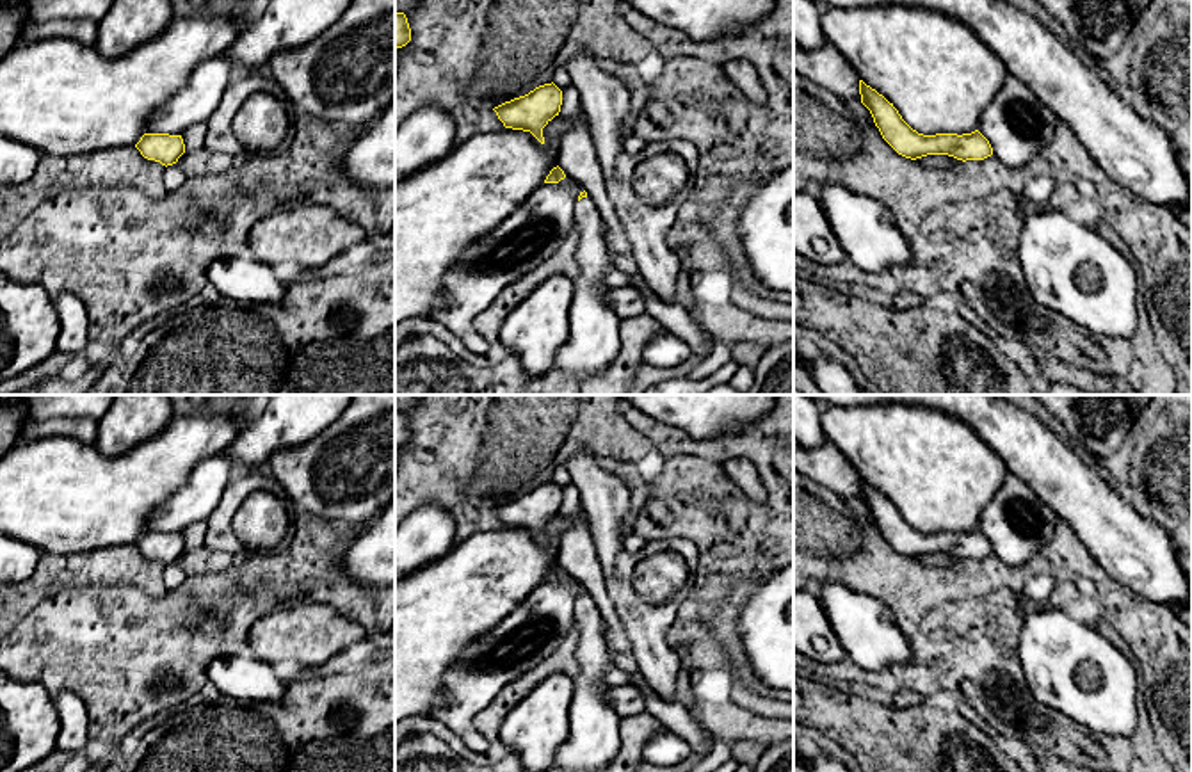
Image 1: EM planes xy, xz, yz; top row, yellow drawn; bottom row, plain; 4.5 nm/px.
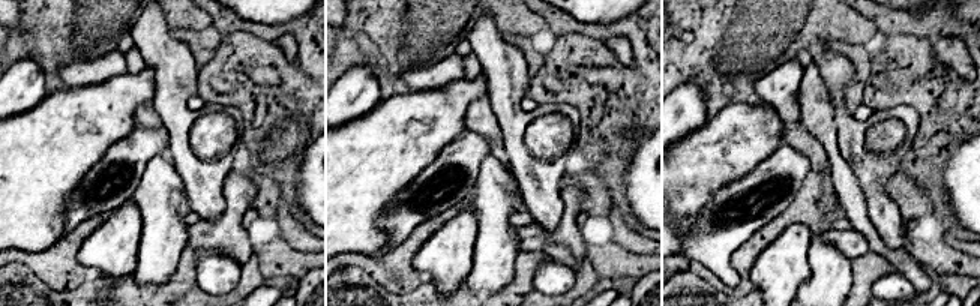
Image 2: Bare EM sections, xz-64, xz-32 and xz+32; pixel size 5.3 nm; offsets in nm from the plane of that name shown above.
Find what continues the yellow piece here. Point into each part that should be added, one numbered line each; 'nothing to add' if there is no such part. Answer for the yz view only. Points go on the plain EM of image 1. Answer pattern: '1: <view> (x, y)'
nothing to add

